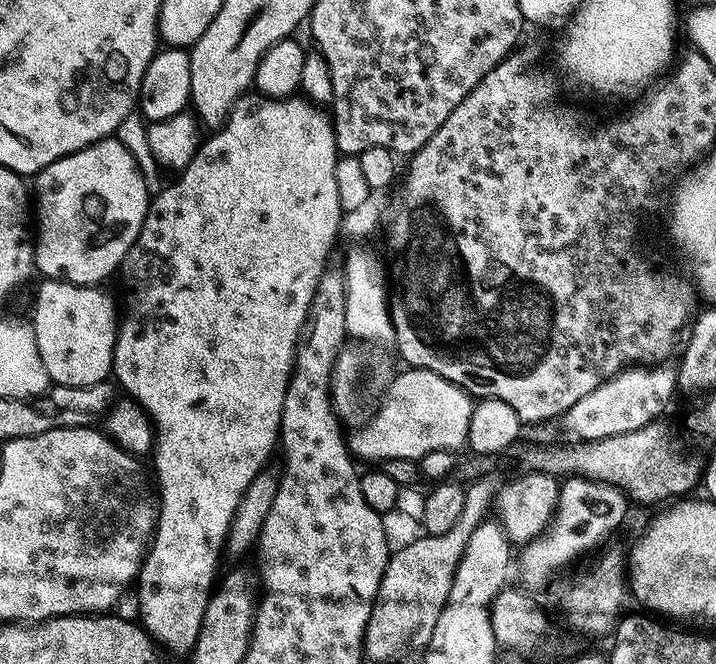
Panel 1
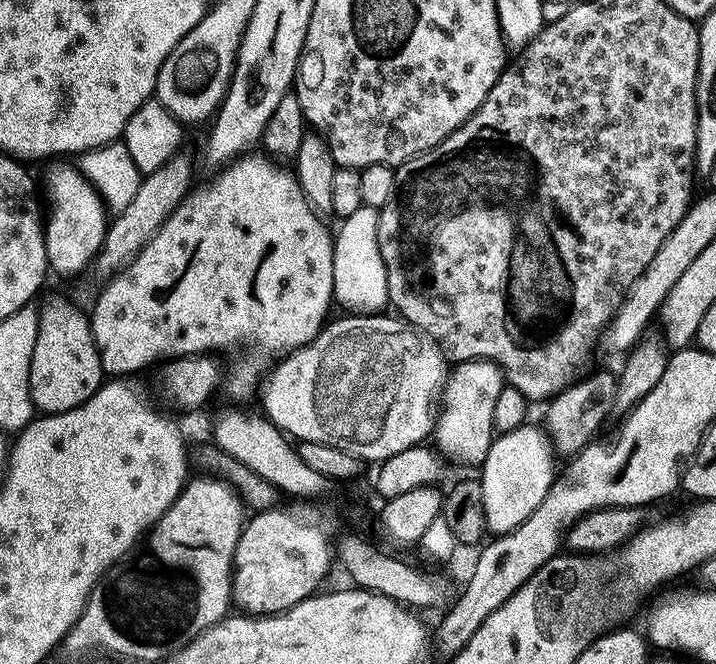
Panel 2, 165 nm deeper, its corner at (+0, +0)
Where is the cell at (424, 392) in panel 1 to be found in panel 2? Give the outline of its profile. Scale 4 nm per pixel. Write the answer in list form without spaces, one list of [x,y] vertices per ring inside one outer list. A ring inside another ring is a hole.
[[[461,360],[451,369],[434,425],[435,447],[441,457],[449,456],[456,464],[483,465],[494,439],[494,402],[505,387],[503,370],[490,360]]]

